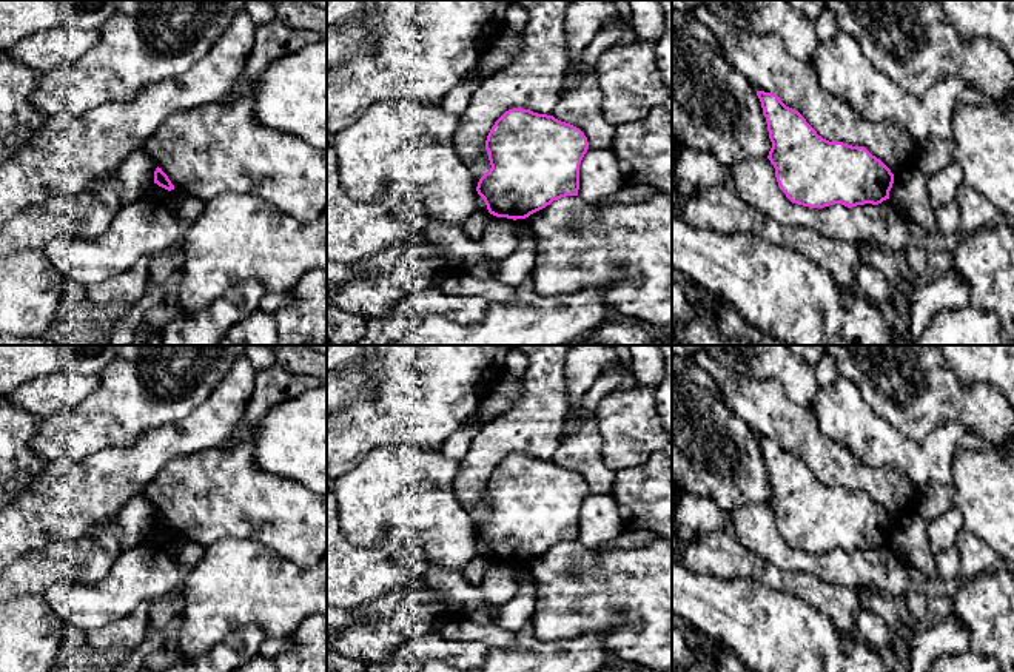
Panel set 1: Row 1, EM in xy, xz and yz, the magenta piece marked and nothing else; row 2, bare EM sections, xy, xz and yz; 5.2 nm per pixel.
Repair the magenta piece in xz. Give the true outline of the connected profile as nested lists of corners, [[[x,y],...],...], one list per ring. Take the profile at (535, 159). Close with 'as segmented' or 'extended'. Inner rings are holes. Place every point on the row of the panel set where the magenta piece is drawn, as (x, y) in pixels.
[[[513,108],[495,122],[485,150],[492,168],[479,179],[476,191],[490,214],[516,220],[529,217],[553,200],[578,196],[579,165],[589,142],[579,128],[553,116]]] | as segmented

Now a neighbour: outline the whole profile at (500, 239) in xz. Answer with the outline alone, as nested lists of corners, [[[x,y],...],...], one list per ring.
[[[493,216],[479,239],[468,237],[462,225],[455,227],[441,220],[427,225],[427,237],[450,254],[450,265],[456,273],[467,273],[475,279],[492,277],[492,268],[484,259],[502,260],[518,247],[515,220]]]

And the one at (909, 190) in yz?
[[[940,139],[918,143],[917,166],[894,176],[889,199],[906,211],[908,220],[928,234],[938,236],[937,219],[929,205],[928,177],[943,170],[952,160],[954,145]]]

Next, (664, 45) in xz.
[[[660,0],[664,14],[664,29],[656,43],[656,66],[672,92],[672,0]]]

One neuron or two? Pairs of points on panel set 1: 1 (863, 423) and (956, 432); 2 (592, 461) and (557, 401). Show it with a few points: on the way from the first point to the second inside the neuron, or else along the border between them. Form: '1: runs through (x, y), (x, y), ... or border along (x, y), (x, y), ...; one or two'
1: runs through (886, 446), (896, 450), (933, 450); one
2: border along (561, 433), (560, 444), (550, 460); two

